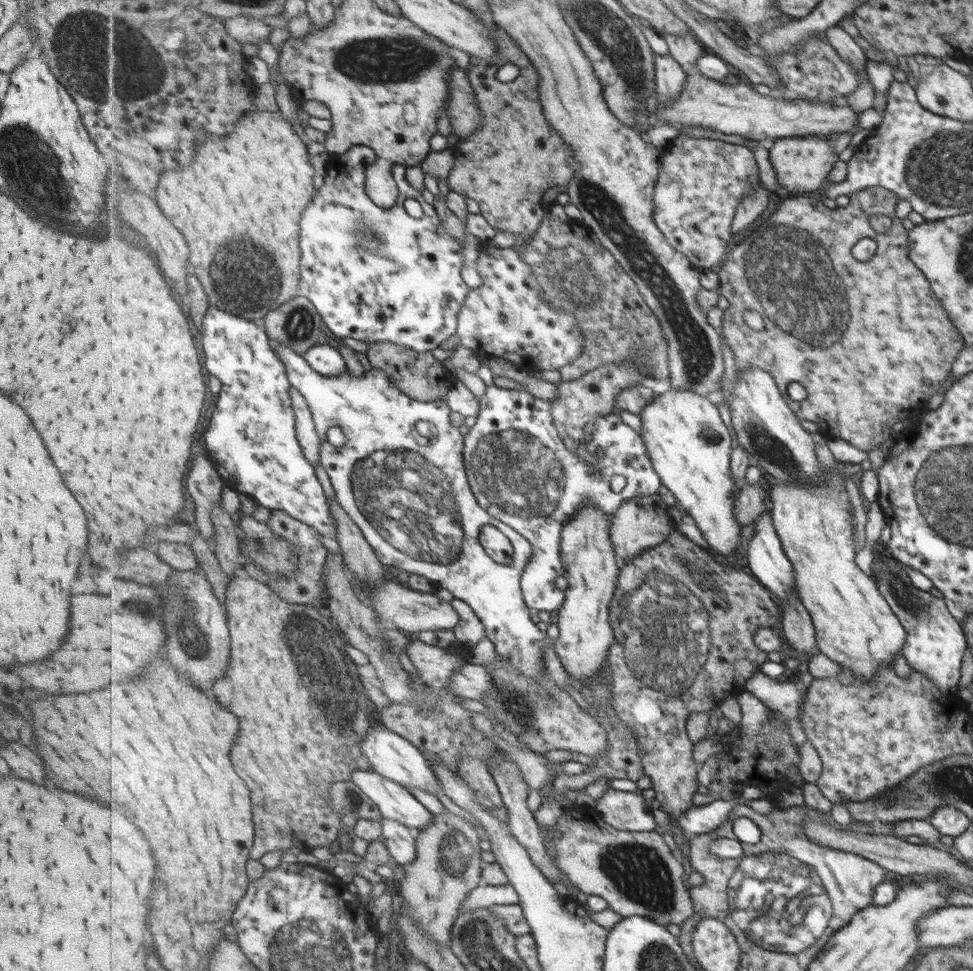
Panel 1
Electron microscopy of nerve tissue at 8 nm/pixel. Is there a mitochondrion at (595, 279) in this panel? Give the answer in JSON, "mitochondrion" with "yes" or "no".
{"mitochondrion":"yes"}

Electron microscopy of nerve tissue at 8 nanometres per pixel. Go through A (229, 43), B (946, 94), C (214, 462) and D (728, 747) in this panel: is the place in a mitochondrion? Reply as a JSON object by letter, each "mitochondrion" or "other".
{"A":"other","B":"other","C":"other","D":"other"}

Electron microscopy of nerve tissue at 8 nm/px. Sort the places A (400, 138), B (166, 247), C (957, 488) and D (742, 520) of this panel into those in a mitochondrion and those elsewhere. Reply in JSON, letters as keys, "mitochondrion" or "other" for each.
{"A":"other","B":"other","C":"mitochondrion","D":"other"}

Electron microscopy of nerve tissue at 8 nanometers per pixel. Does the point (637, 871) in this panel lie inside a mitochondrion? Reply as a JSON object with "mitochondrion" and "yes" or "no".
{"mitochondrion":"yes"}

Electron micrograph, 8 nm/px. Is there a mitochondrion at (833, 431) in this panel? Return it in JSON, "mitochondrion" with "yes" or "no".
{"mitochondrion":"no"}

